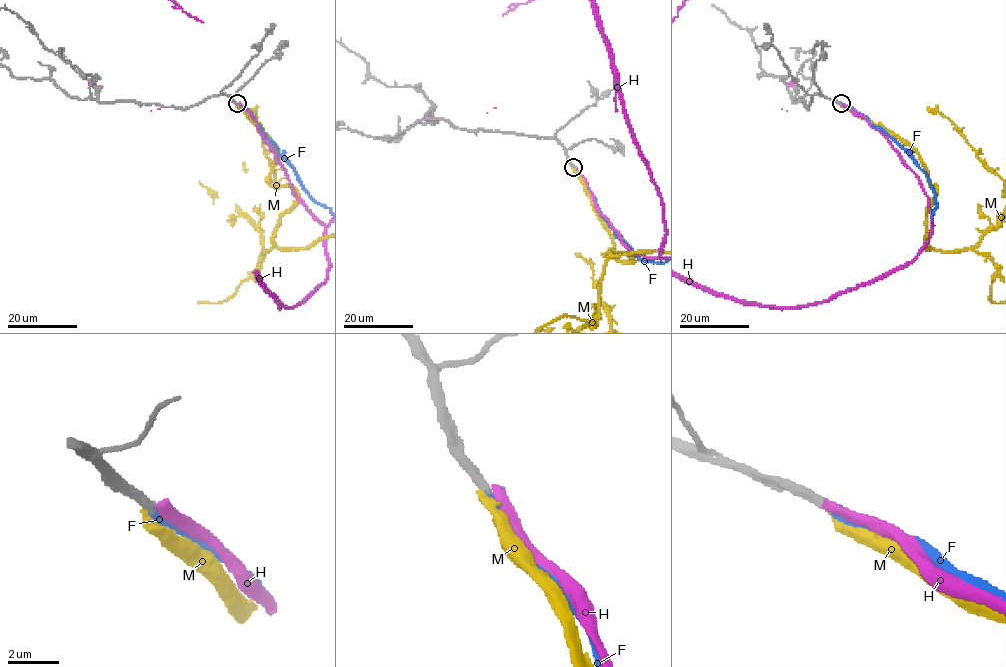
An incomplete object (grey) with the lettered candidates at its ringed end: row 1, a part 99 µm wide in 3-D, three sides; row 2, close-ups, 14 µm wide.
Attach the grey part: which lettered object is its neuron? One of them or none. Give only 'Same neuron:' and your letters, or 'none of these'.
Same neuron: F

